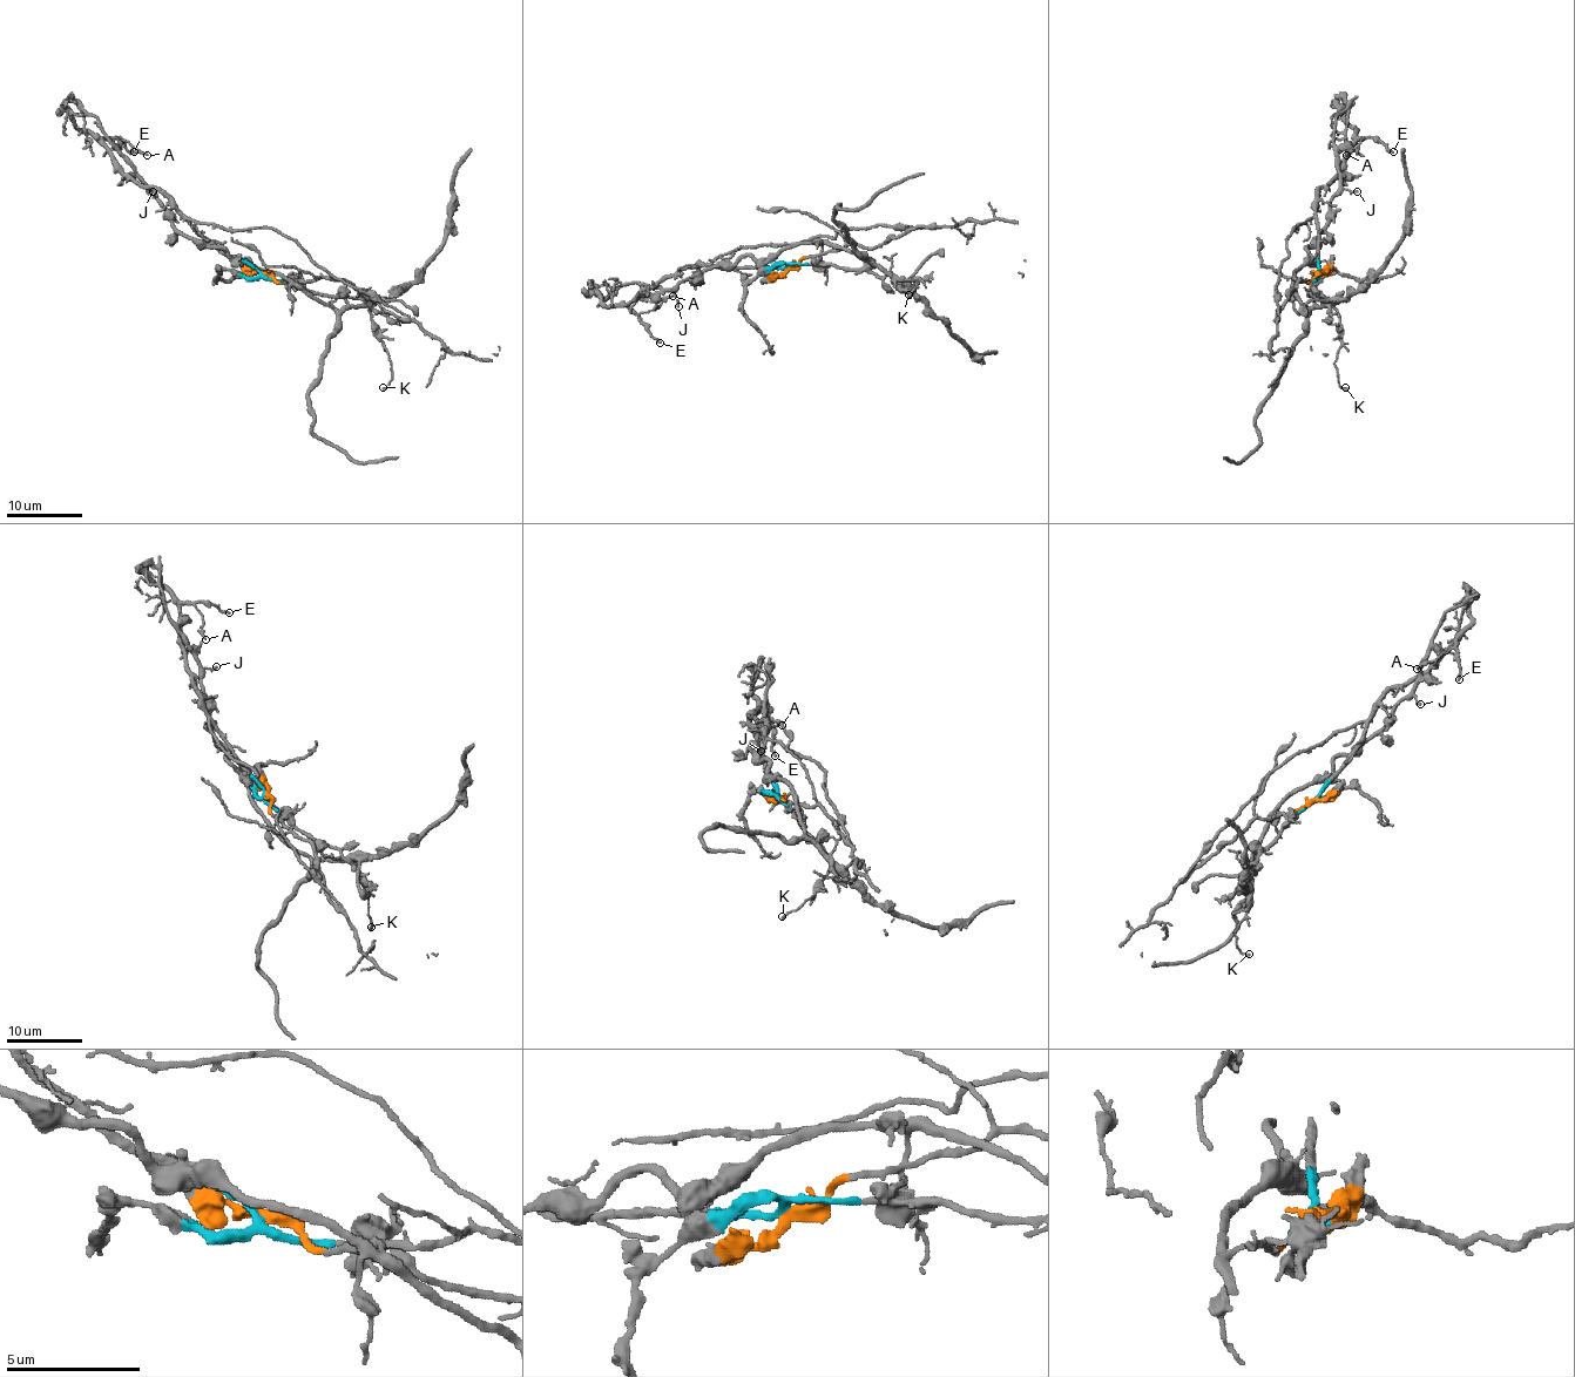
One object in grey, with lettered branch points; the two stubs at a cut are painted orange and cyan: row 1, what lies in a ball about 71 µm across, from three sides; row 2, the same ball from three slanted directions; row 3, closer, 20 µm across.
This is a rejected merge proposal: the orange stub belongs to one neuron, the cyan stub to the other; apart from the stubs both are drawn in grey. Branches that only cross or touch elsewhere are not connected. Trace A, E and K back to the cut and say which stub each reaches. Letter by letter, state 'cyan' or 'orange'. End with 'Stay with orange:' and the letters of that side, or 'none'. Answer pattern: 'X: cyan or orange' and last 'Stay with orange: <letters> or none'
A: cyan
E: cyan
K: orange
Stay with orange: K

